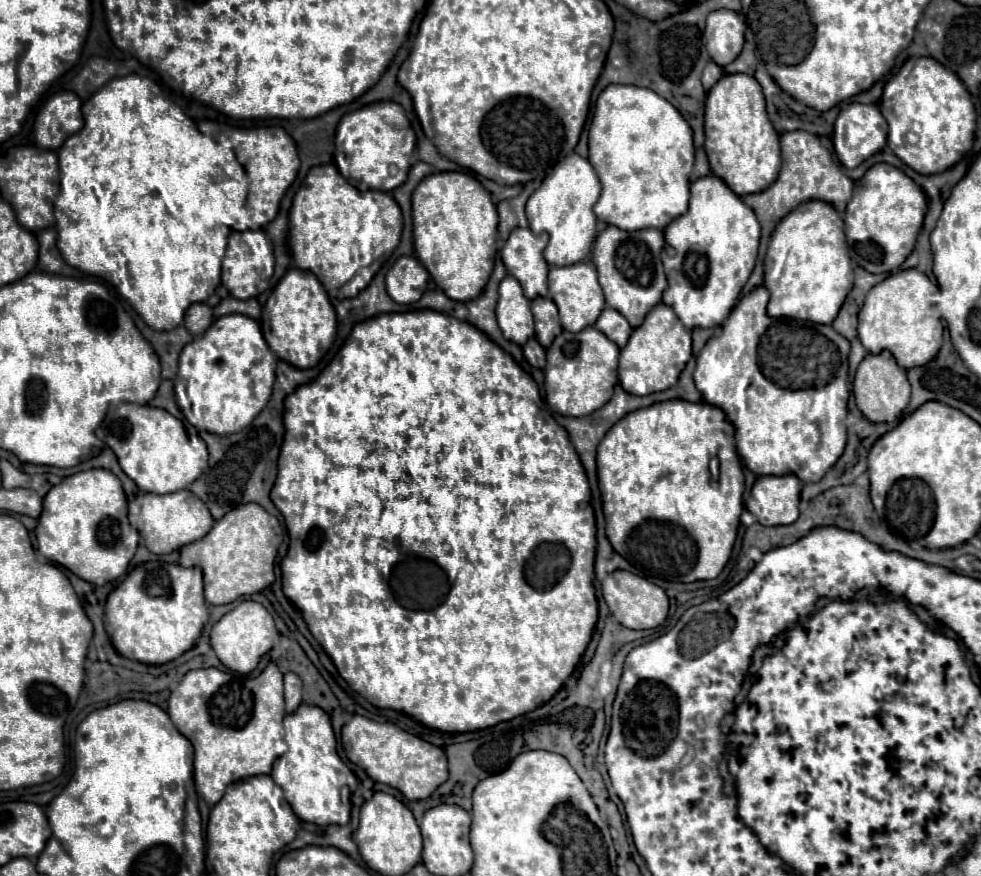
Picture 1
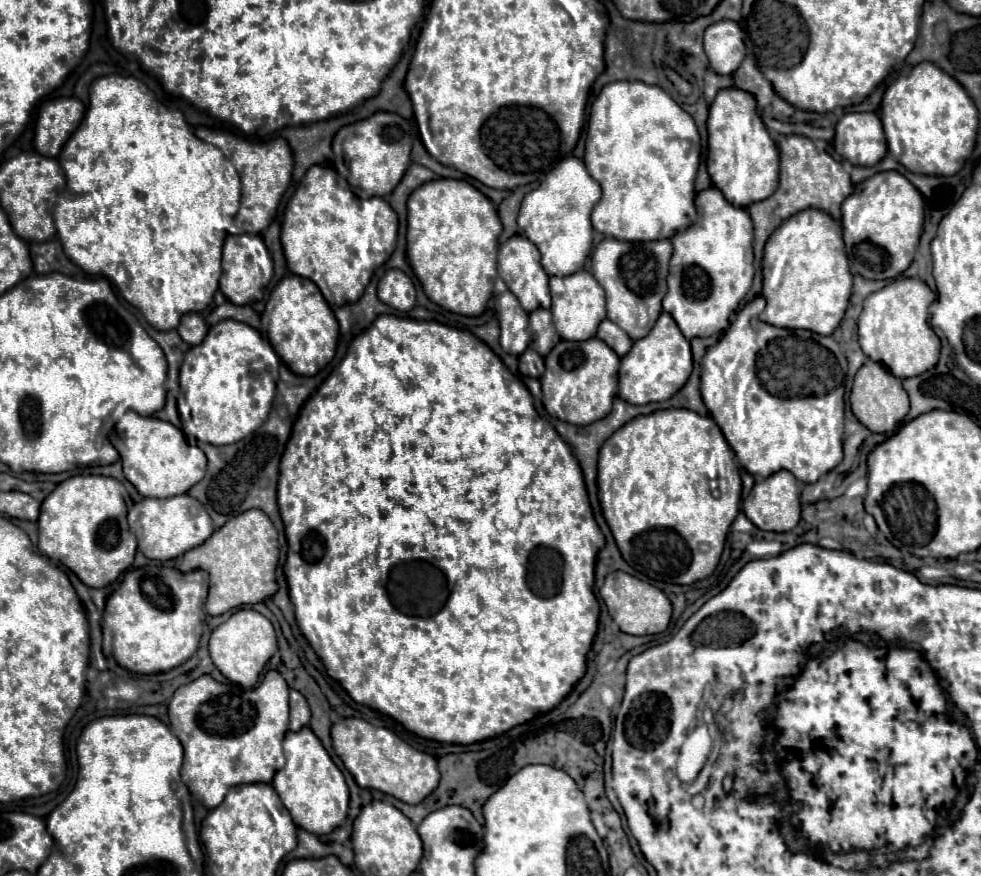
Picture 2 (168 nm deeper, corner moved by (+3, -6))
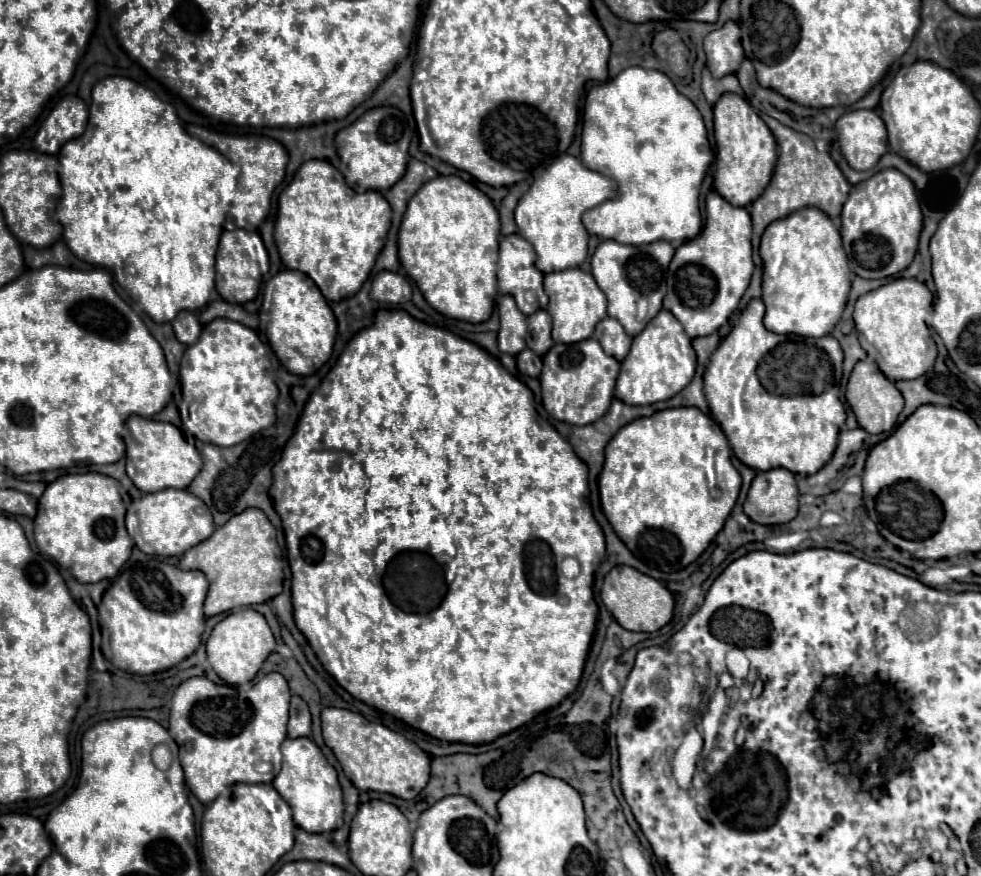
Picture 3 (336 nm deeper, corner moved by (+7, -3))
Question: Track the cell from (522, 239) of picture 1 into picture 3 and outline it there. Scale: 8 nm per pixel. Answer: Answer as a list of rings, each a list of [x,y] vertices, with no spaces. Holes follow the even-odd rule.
[[[507,235],[501,239],[499,249],[499,263],[497,263],[497,281],[499,291],[515,297],[515,303],[525,315],[531,315],[539,309],[547,307],[549,298],[543,287],[544,274],[535,269],[535,251],[529,241],[525,241],[521,235]]]

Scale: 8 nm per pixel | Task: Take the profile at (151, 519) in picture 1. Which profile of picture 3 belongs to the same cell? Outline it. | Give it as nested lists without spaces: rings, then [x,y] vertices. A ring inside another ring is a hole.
[[[163,489],[133,500],[127,508],[125,525],[135,546],[147,555],[183,555],[187,549],[205,541],[215,531],[211,511],[199,497],[183,489]]]

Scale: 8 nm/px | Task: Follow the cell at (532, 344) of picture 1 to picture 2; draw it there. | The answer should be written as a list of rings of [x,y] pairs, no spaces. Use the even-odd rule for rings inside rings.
[[[527,348],[519,356],[519,374],[524,377],[540,378],[545,371],[544,358],[535,350]]]

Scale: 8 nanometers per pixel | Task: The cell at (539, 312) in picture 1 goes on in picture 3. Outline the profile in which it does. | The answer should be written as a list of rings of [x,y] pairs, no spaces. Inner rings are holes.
[[[539,309],[537,313],[527,317],[526,346],[533,349],[537,355],[545,355],[547,349],[554,345],[552,339],[552,319],[547,311]]]

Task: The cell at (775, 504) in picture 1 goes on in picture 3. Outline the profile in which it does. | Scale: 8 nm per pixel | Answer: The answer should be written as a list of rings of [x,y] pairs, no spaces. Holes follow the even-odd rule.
[[[789,469],[757,473],[743,505],[751,521],[761,525],[789,523],[799,509],[799,489]]]

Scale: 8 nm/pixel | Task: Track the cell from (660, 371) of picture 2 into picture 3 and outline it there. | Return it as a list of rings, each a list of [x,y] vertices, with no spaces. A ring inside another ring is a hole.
[[[663,309],[637,337],[633,337],[631,351],[621,363],[615,397],[627,405],[651,405],[657,401],[667,401],[691,383],[695,367],[697,355],[691,347],[691,339],[679,321],[675,321],[675,317]]]

